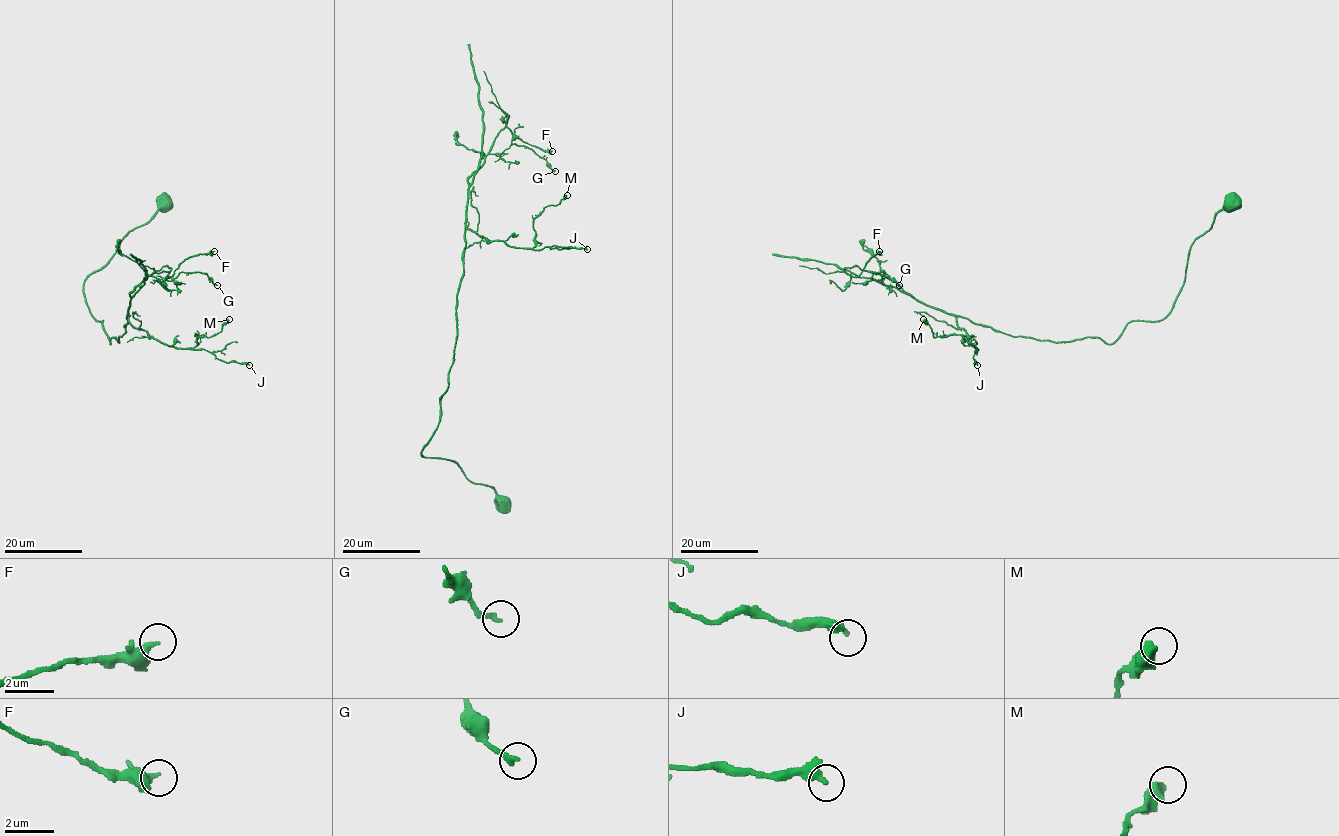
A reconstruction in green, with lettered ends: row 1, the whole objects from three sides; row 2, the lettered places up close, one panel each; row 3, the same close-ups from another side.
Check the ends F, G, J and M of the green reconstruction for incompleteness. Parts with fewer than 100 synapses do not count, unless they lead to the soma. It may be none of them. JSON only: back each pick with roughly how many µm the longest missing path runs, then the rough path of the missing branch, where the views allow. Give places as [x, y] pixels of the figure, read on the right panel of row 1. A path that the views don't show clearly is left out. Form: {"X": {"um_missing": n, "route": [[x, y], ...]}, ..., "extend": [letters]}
{"extend": []}

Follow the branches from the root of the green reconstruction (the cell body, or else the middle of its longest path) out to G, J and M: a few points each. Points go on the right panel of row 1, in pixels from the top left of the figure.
G: (1230, 202), (1192, 244), (1173, 308), (1131, 320), (1111, 344), (1007, 335), (872, 276), (899, 285)
J: (1230, 202), (1192, 244), (1182, 289), (1161, 319), (1131, 320), (1105, 344), (1011, 336), (958, 317), (977, 365)
M: (1230, 202), (1192, 244), (1173, 308), (1111, 344), (958, 317), (975, 348), (923, 319)

